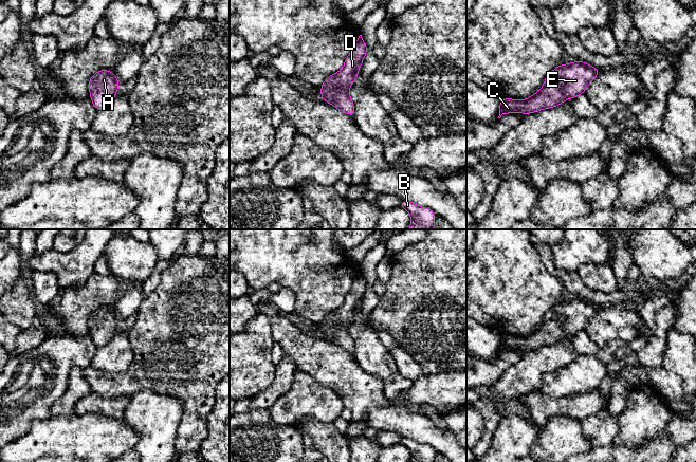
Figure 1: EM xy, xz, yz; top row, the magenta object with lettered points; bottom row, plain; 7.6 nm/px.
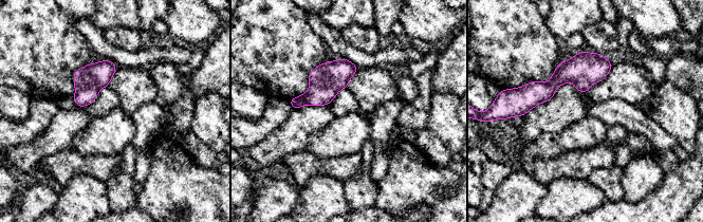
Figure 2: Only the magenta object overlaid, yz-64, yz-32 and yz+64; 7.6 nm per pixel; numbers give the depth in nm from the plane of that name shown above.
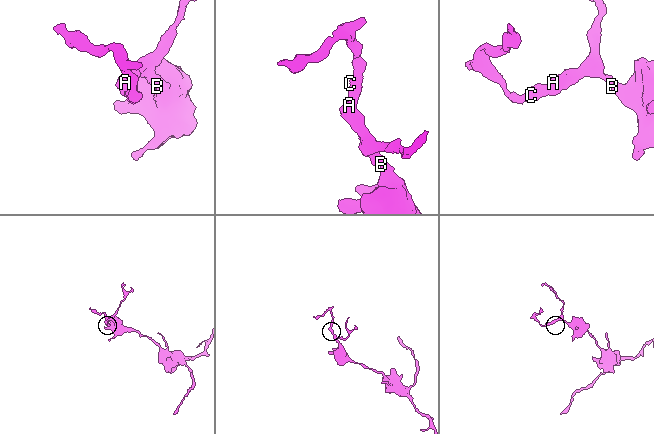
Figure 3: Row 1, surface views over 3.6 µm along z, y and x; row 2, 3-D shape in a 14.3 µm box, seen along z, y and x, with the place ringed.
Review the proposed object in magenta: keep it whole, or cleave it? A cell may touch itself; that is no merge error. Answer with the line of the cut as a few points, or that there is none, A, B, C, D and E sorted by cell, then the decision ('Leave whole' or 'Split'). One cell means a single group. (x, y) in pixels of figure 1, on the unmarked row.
No split. Groups: A B C D E. Leave whole

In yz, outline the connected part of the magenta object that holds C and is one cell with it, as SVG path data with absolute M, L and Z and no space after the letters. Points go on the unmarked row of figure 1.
M576 297L570 301L561 301L550 309L544 324L525 337L500 335L499 353L506 350L521 349L529 351L546 345L553 345L569 334L572 336L584 331L586 324L601 309L592 302Z

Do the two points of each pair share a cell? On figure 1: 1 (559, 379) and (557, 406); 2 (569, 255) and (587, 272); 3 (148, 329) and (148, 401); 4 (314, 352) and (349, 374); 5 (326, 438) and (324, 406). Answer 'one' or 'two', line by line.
1: two
2: two
3: two
4: one
5: two

